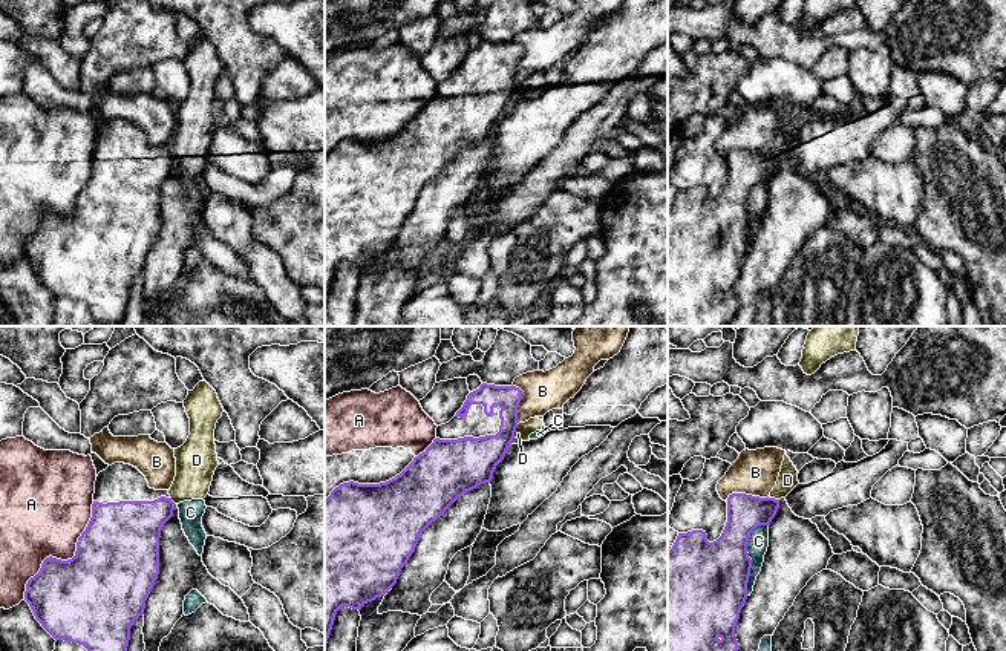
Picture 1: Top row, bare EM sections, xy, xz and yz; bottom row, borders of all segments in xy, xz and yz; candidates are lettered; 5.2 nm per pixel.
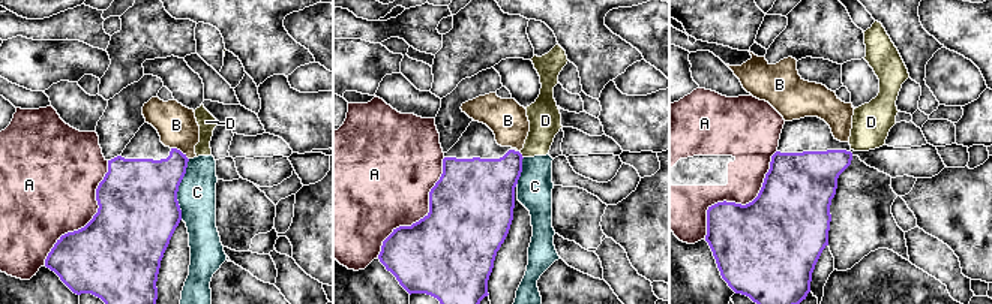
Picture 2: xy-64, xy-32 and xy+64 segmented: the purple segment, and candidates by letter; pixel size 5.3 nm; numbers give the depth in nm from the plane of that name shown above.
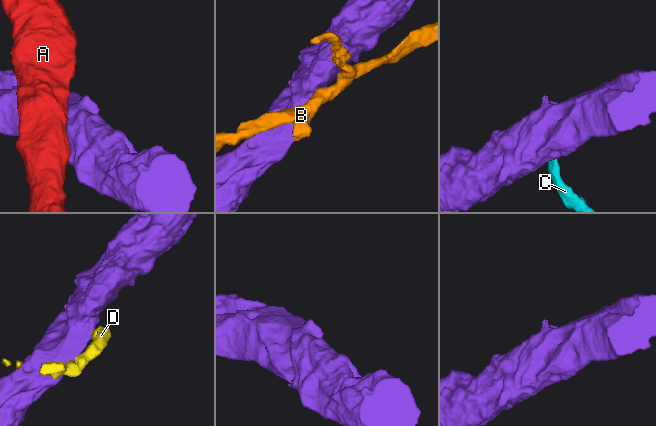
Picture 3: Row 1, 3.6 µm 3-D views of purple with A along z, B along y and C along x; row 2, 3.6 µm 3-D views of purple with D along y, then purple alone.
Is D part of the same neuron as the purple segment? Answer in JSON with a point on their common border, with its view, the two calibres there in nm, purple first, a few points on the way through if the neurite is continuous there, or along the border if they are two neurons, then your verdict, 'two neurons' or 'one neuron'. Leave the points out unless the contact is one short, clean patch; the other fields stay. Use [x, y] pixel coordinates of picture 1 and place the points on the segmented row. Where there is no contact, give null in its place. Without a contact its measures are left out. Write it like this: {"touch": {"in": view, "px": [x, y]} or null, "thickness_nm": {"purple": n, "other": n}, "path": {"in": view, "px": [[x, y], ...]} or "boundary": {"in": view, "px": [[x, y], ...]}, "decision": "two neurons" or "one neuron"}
{"touch": {"in": "xz", "px": [515, 431]}, "thickness_nm": {"purple": 220, "other": 80}, "boundary": {"in": "xz", "px": [[518, 425], [513, 437]]}, "decision": "two neurons"}

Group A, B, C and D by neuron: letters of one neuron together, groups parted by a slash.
A / B / C D

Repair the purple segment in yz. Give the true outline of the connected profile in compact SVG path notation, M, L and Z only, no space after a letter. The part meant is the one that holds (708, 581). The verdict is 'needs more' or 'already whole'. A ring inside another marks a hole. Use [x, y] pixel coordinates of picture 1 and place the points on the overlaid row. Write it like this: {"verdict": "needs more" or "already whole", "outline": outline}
{"verdict": "already whole", "outline": "M732 493L727 498L727 522L721 536L709 542L703 530L678 533L668 551L668 651L738 651L735 626L747 599L752 559L747 553L750 533L758 525L770 525L779 499Z"}

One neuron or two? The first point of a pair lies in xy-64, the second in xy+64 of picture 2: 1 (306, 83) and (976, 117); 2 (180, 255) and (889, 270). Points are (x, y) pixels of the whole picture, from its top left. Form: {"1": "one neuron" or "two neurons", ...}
{"1": "two neurons", "2": "two neurons"}

